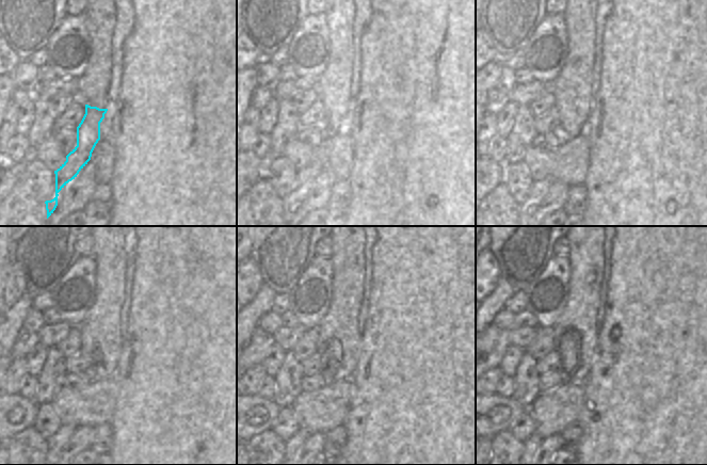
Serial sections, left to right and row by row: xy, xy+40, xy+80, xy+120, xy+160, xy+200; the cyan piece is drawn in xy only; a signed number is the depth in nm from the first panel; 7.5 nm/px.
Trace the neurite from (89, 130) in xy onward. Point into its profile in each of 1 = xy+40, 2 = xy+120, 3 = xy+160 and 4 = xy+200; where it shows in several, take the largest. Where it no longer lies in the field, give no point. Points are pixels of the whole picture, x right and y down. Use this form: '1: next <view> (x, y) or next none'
1: next xy+40 (291, 203)
2: next xy+120 (55, 443)
3: next xy+160 (298, 439)
4: next xy+200 (533, 443)

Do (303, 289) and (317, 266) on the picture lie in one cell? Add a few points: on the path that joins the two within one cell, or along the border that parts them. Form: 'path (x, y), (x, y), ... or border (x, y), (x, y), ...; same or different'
path (308, 284), (308, 279), (317, 271); same

